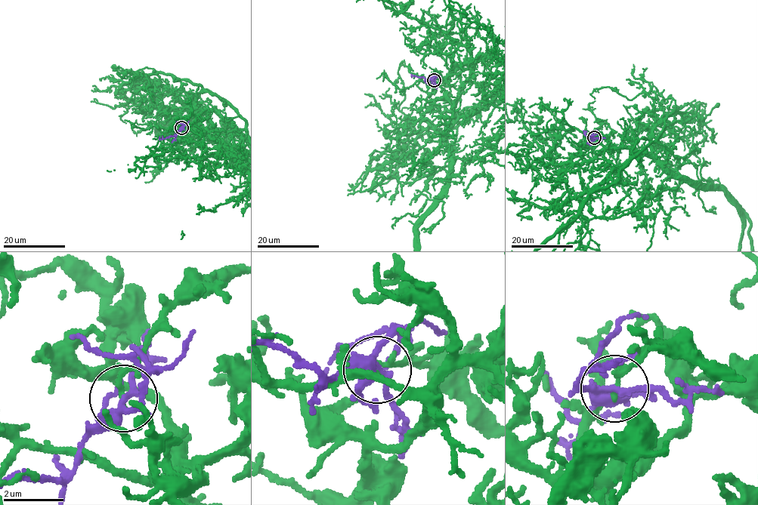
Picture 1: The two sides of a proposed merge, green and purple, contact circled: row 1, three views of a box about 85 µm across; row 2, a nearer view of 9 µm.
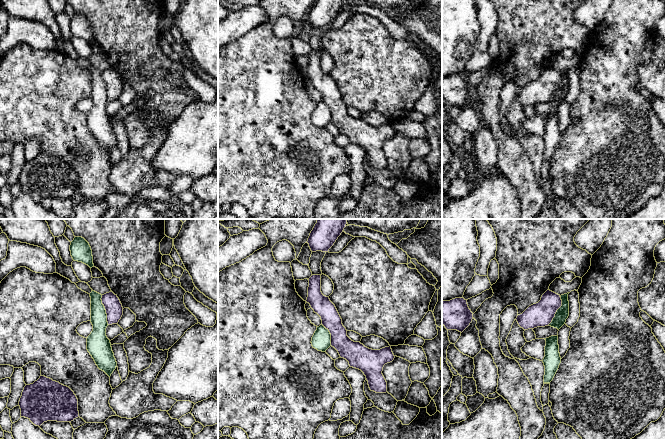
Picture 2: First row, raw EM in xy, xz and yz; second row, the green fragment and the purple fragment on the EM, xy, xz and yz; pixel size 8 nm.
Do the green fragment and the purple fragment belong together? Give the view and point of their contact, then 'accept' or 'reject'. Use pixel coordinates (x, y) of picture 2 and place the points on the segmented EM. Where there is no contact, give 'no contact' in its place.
meets green in xy at (105, 310); reject

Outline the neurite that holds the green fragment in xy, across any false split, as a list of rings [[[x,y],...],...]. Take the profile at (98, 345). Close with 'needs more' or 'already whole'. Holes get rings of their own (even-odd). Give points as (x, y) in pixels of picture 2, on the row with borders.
[[[93,291],[91,297],[91,323],[93,331],[87,338],[87,350],[98,368],[109,377],[116,369],[117,362],[112,351],[110,340],[106,336],[108,326],[107,314],[102,304],[102,295]]] | already whole

